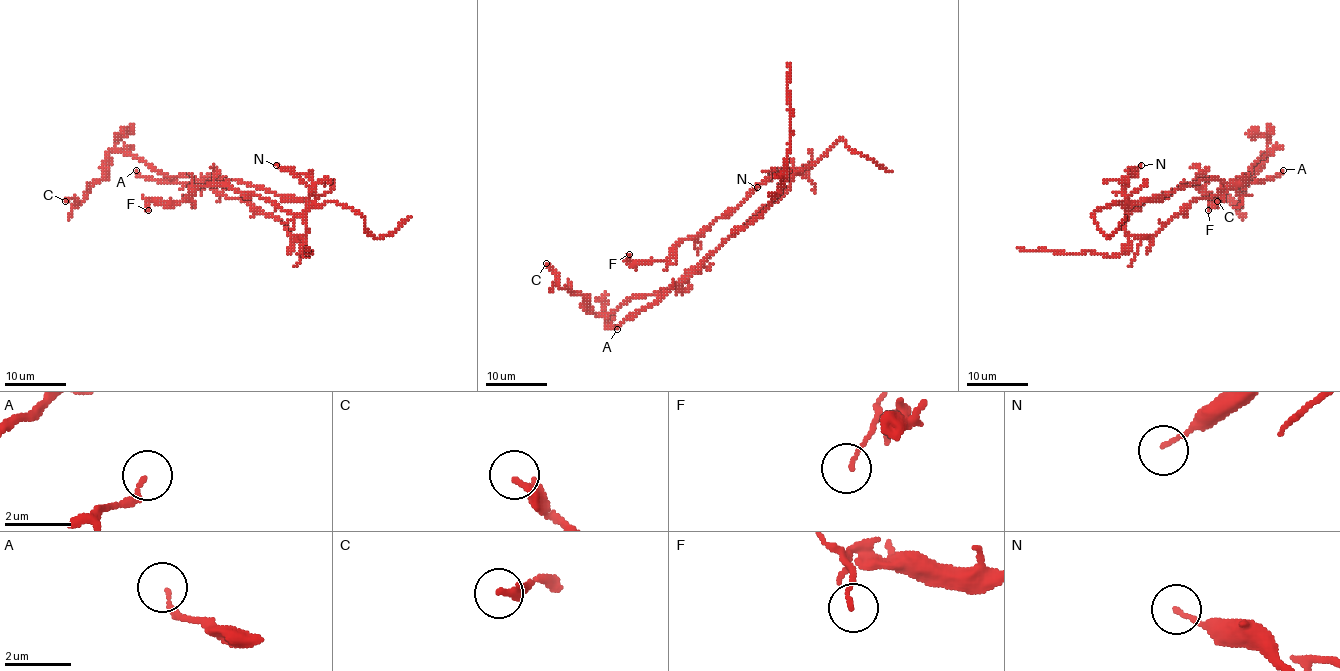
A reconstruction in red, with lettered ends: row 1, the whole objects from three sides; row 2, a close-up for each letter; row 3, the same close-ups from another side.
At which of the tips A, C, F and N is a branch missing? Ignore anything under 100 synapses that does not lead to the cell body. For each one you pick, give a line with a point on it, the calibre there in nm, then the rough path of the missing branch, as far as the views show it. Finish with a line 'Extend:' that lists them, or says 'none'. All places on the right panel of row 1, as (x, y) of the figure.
Extend: none

